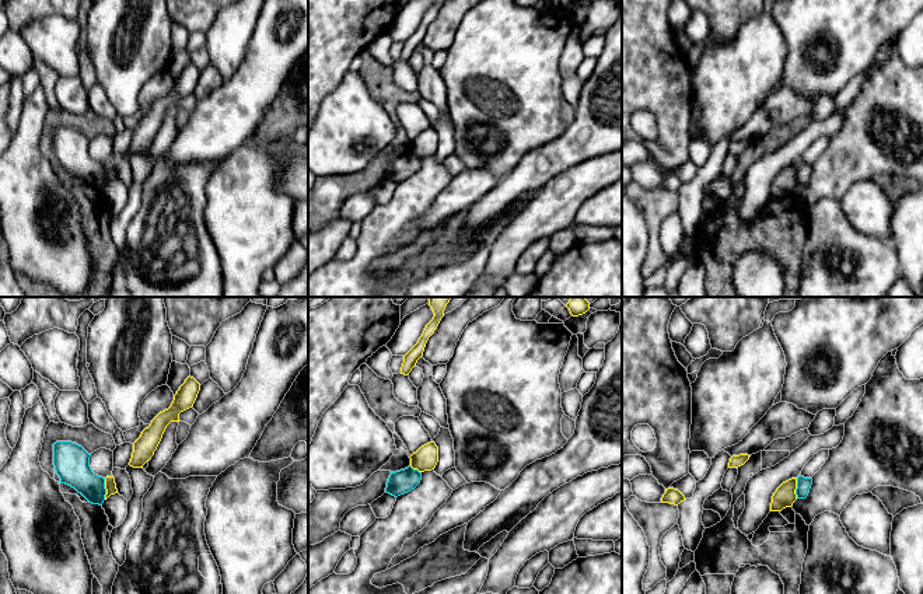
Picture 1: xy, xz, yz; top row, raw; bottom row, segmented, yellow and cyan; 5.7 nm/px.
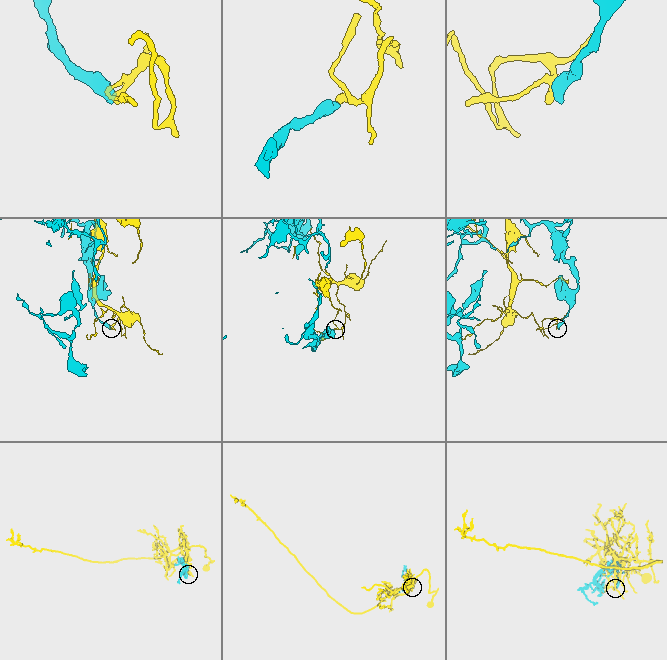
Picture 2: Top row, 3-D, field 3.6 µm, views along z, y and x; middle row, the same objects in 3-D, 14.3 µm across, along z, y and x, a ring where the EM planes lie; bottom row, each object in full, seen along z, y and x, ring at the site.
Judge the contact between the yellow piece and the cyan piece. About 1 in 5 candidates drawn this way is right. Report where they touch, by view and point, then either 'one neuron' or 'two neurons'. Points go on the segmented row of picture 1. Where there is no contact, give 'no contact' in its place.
xy (105, 488) | two neurons

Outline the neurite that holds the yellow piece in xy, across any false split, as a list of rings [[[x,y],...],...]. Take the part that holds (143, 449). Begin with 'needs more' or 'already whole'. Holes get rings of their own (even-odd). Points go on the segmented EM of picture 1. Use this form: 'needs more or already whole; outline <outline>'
already whole; outline [[[189,375],[174,395],[171,406],[160,412],[133,443],[130,467],[143,468],[151,460],[167,426],[171,422],[179,422],[179,413],[193,406],[199,391],[200,384]]]

